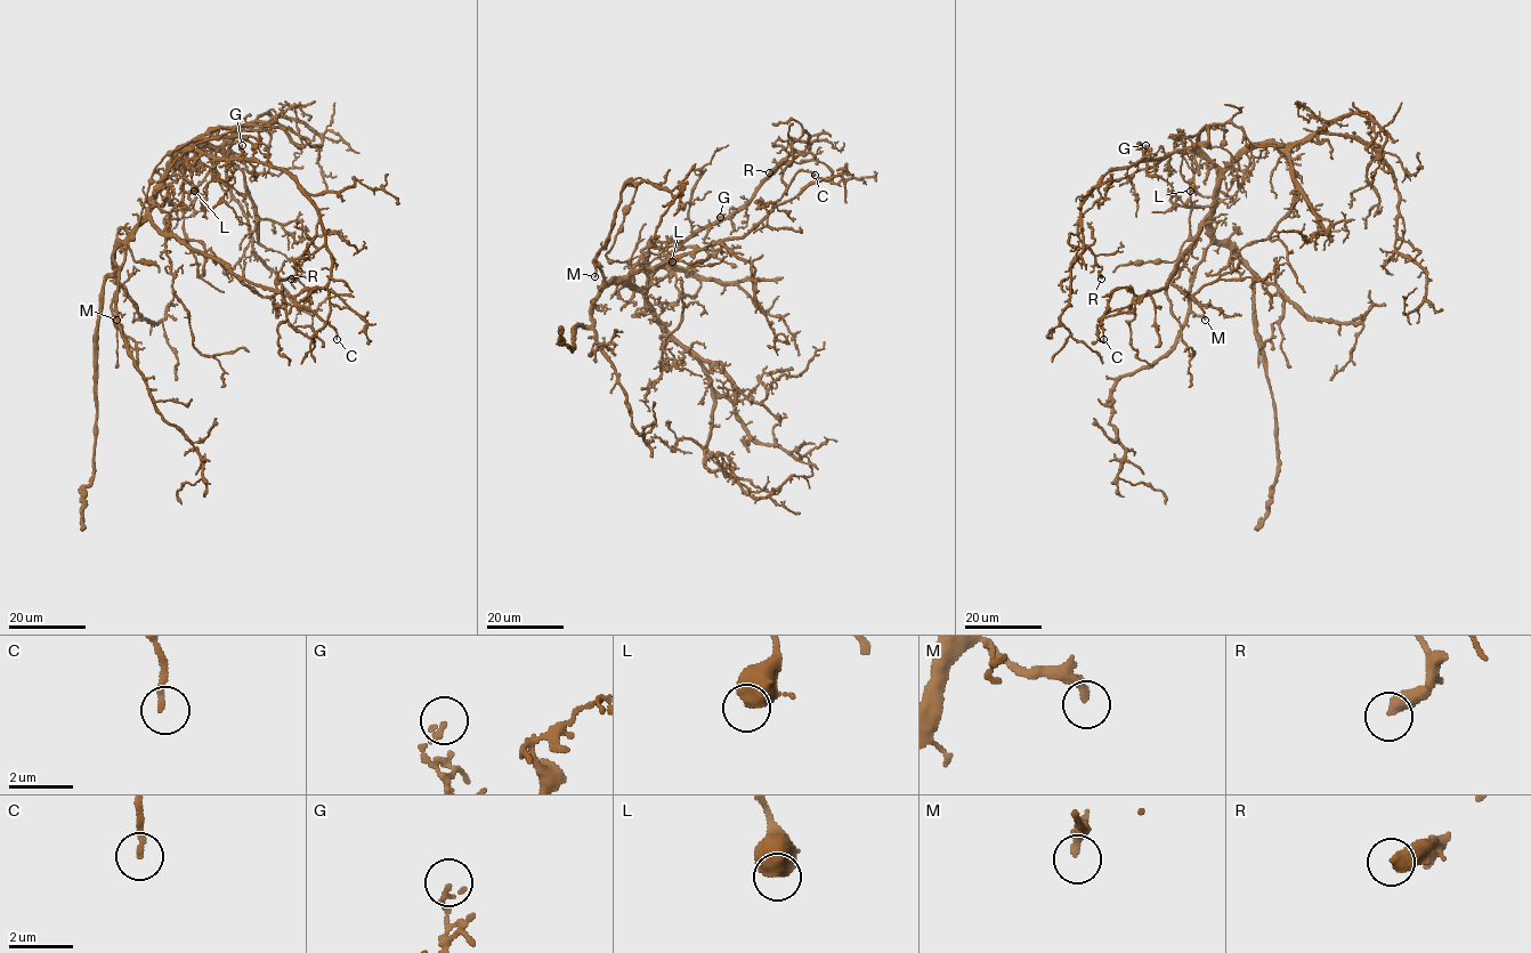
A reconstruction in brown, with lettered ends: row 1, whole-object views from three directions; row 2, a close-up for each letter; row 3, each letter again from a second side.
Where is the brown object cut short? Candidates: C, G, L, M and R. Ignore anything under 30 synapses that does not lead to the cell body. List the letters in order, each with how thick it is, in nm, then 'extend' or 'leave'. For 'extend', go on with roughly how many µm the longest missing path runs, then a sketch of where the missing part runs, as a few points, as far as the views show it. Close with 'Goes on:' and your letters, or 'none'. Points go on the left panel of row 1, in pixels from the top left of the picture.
C: 190 nm thick; leave
G: 140 nm thick; leave
L: 480 nm thick; leave
M: 260 nm thick; leave
R: 460 nm thick; leave
Goes on: none

